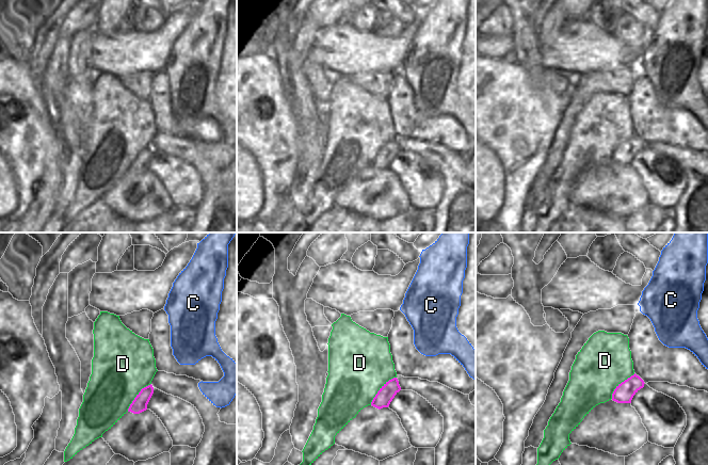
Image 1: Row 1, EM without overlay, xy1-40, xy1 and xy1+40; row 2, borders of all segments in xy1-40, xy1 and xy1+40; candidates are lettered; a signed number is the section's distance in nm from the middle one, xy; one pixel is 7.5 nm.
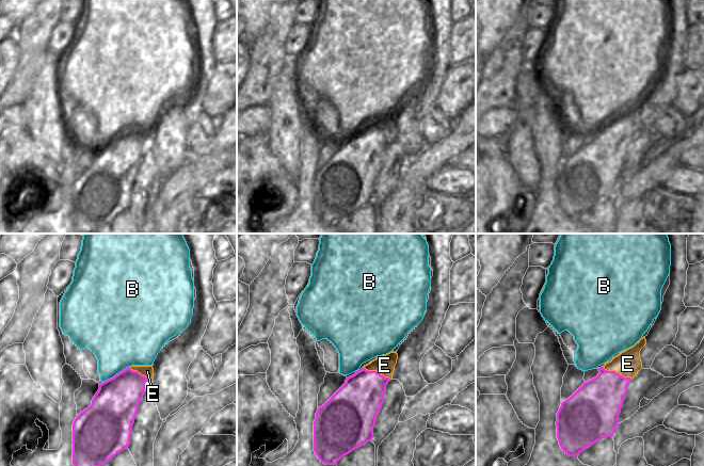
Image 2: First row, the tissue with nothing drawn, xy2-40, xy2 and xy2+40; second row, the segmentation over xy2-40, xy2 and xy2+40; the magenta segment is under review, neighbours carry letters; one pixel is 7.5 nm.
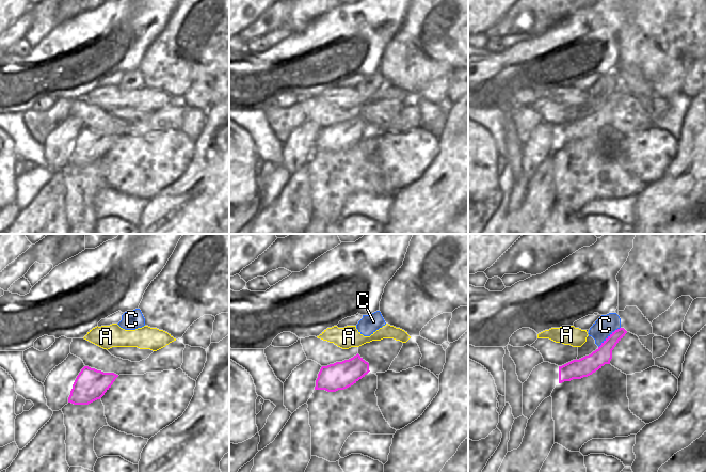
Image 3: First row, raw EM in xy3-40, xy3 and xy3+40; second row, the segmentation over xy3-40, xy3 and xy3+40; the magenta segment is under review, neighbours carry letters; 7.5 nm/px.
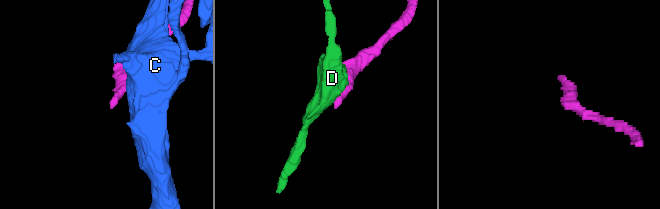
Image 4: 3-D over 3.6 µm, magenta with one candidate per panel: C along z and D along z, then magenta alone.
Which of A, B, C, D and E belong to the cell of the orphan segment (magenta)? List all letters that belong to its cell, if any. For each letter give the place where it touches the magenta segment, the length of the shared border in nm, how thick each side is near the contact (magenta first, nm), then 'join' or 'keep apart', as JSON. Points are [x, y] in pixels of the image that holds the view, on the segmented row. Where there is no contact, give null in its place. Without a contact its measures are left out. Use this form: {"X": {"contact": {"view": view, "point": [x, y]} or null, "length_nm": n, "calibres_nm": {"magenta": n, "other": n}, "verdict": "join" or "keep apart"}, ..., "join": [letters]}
{"A": {"contact": null, "verdict": "keep apart"}, "B": {"contact": {"view": "xy2-40", "point": [116, 374]}, "length_nm": 240, "calibres_nm": {"magenta": 340, "other": 400}, "verdict": "keep apart"}, "C": {"contact": {"view": "xy3+40", "point": [609, 336]}, "length_nm": 220, "calibres_nm": {"magenta": 140, "other": 150}, "verdict": "keep apart"}, "D": {"contact": {"view": "xy1", "point": [380, 389]}, "length_nm": 300, "calibres_nm": {"magenta": 120, "other": 480}, "verdict": "keep apart"}, "E": {"contact": {"view": "xy2+40", "point": [616, 372]}, "length_nm": 240, "calibres_nm": {"magenta": 340, "other": 190}, "verdict": "join"}, "join": ["E"]}

